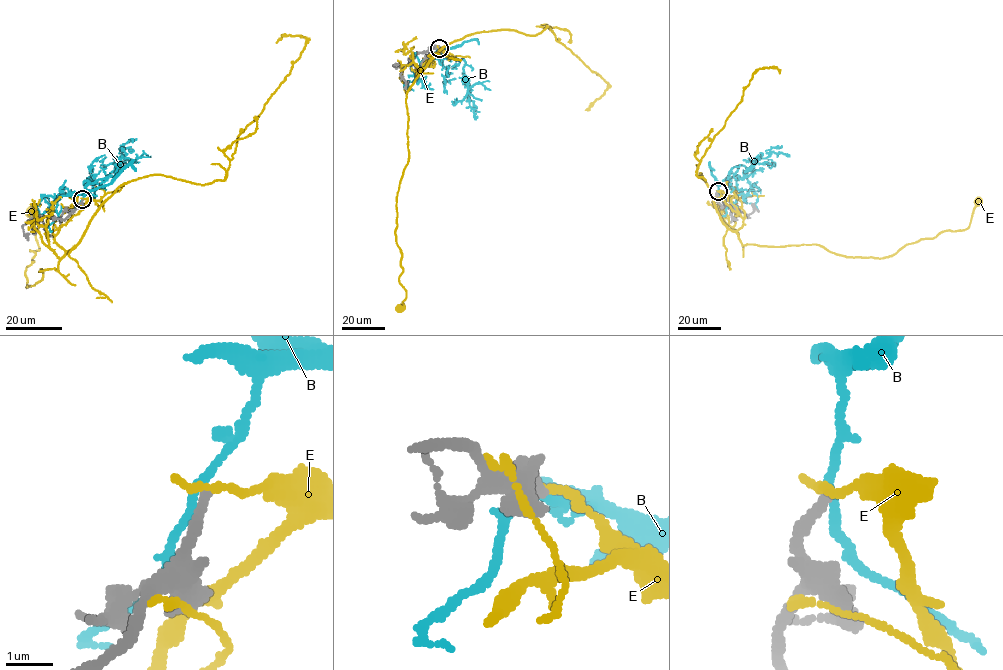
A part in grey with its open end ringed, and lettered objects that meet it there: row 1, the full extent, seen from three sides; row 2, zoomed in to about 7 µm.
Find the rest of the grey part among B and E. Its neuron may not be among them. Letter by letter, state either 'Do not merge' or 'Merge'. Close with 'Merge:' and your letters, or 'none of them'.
B: Do not merge
E: Do not merge
Merge: none of them

